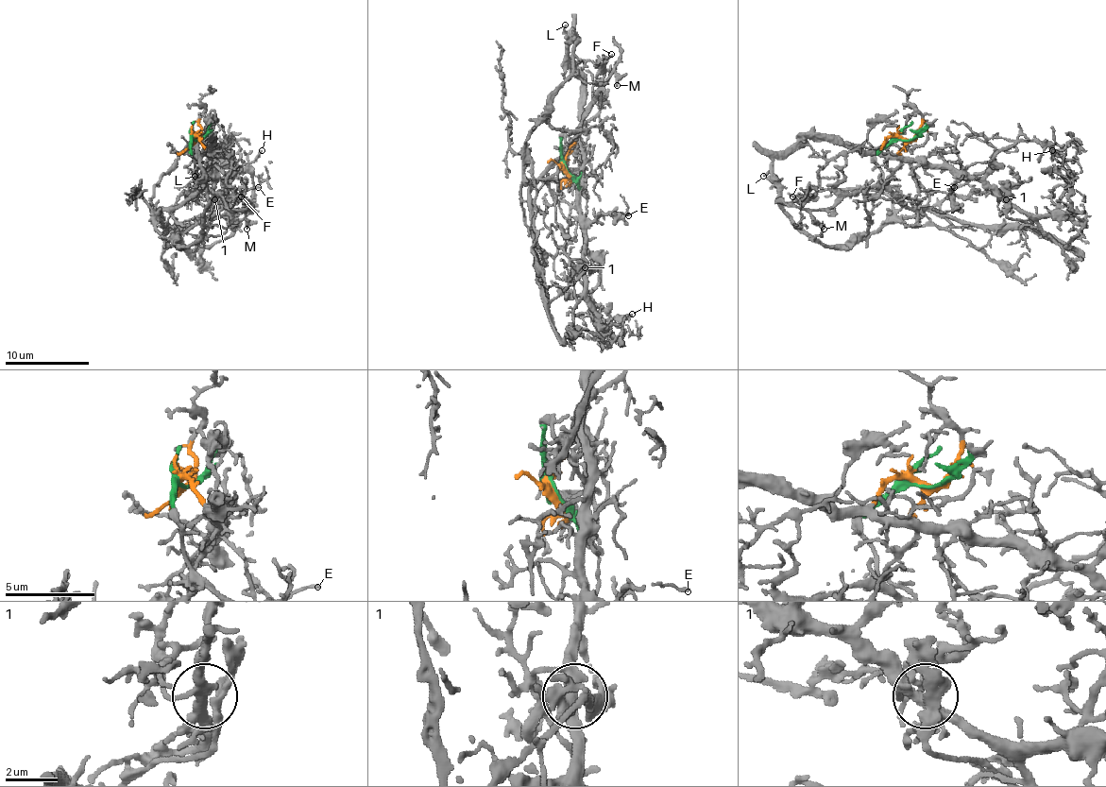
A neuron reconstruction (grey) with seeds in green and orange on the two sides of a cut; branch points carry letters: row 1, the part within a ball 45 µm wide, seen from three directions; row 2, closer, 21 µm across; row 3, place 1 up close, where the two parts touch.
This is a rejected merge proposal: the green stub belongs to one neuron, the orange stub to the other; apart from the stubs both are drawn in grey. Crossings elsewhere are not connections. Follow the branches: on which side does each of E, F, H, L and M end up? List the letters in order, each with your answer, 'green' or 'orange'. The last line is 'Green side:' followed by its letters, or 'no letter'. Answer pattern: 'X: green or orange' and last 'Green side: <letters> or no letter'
E: orange
F: orange
H: orange
L: orange
M: green
Green side: M

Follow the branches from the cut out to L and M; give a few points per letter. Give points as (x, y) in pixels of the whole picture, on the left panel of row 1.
L: (194, 141), (195, 136), (208, 151), (211, 141), (206, 138), (197, 145), (195, 176)
M: (195, 141), (192, 143), (192, 151), (199, 180), (229, 208), (242, 212), (246, 229)

